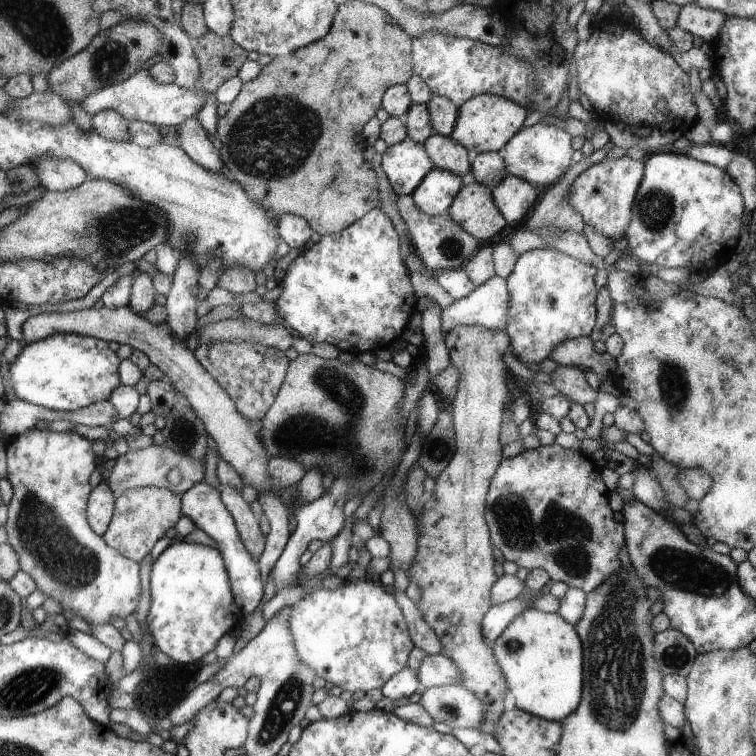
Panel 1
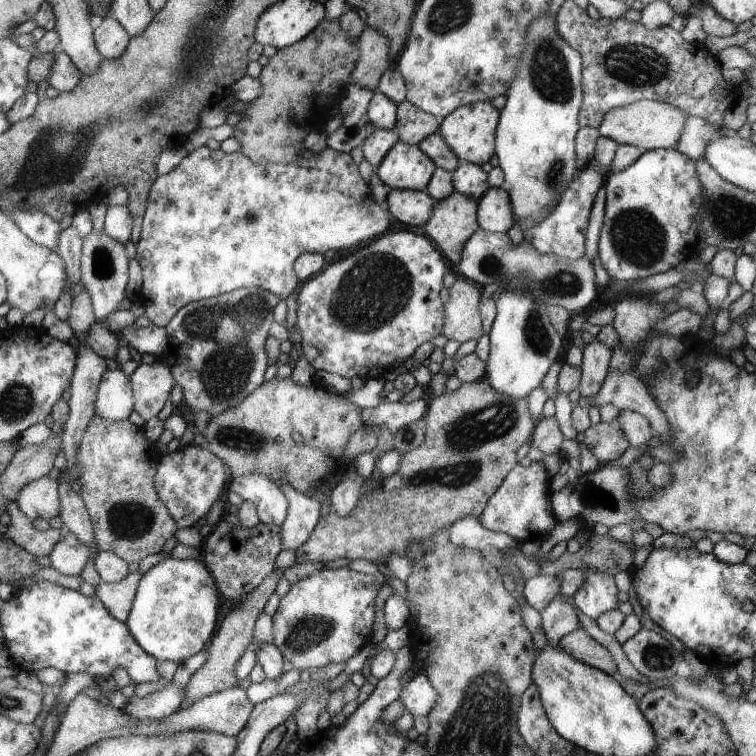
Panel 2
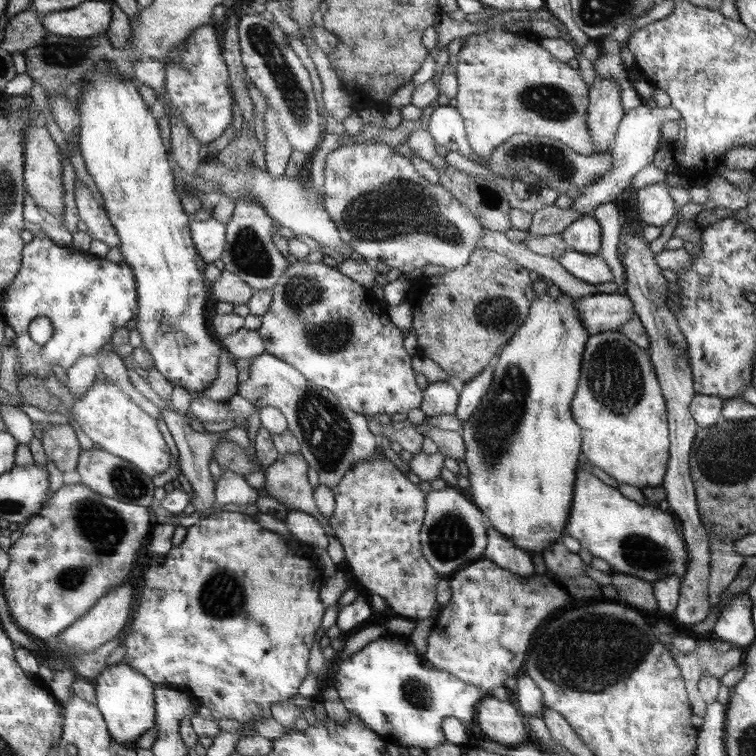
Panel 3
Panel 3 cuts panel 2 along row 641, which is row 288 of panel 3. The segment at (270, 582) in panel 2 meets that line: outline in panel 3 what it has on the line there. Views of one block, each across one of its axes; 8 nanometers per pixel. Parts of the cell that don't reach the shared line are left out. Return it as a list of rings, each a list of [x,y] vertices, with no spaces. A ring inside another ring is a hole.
[[[226,269],[221,272],[220,278],[211,283],[211,285],[212,295],[216,300],[229,302],[233,305],[248,304],[255,291],[248,283]]]

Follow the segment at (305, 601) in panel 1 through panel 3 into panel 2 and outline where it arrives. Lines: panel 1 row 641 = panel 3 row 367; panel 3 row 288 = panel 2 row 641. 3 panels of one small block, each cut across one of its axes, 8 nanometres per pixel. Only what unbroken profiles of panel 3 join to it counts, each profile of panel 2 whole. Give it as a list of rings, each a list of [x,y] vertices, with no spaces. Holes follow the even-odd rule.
[[[324,566],[322,569],[314,571],[309,576],[293,584],[289,592],[280,599],[280,604],[276,613],[271,616],[273,620],[273,643],[281,650],[285,661],[292,662],[293,668],[300,672],[308,668],[314,668],[314,666],[316,666],[316,668],[324,668],[326,664],[332,664],[332,662],[346,662],[346,660],[350,660],[352,656],[356,656],[356,654],[362,650],[362,646],[366,646],[366,640],[372,638],[370,632],[372,632],[374,616],[376,616],[374,610],[376,610],[376,596],[378,596],[378,590],[380,590],[380,585],[376,584],[374,576],[354,571],[349,567],[330,569]]]

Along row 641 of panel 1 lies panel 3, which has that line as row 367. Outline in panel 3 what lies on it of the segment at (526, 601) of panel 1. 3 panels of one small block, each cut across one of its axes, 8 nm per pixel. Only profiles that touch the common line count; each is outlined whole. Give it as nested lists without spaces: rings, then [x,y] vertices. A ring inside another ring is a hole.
[[[488,366],[472,381],[459,386],[459,403],[455,414],[460,419],[460,426],[466,424],[470,415],[480,406],[482,398],[490,391],[494,380],[492,376],[494,376],[494,367]]]

